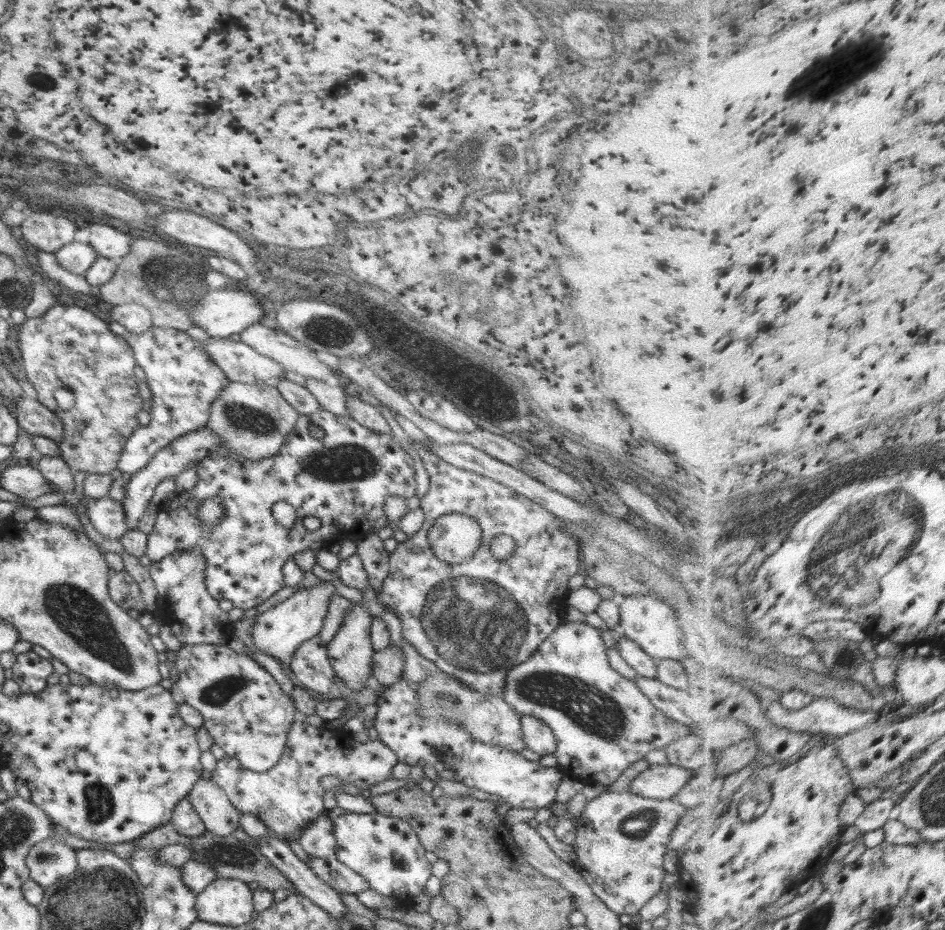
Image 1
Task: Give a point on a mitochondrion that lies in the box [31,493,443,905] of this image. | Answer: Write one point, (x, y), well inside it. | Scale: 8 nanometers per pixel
(83, 618)

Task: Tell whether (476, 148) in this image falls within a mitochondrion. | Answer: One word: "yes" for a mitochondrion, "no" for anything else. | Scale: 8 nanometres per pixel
yes

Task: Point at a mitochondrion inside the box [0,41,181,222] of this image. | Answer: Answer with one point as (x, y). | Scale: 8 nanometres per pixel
(32, 80)

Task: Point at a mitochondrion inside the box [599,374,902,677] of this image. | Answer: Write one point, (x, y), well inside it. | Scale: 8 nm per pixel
(847, 660)

